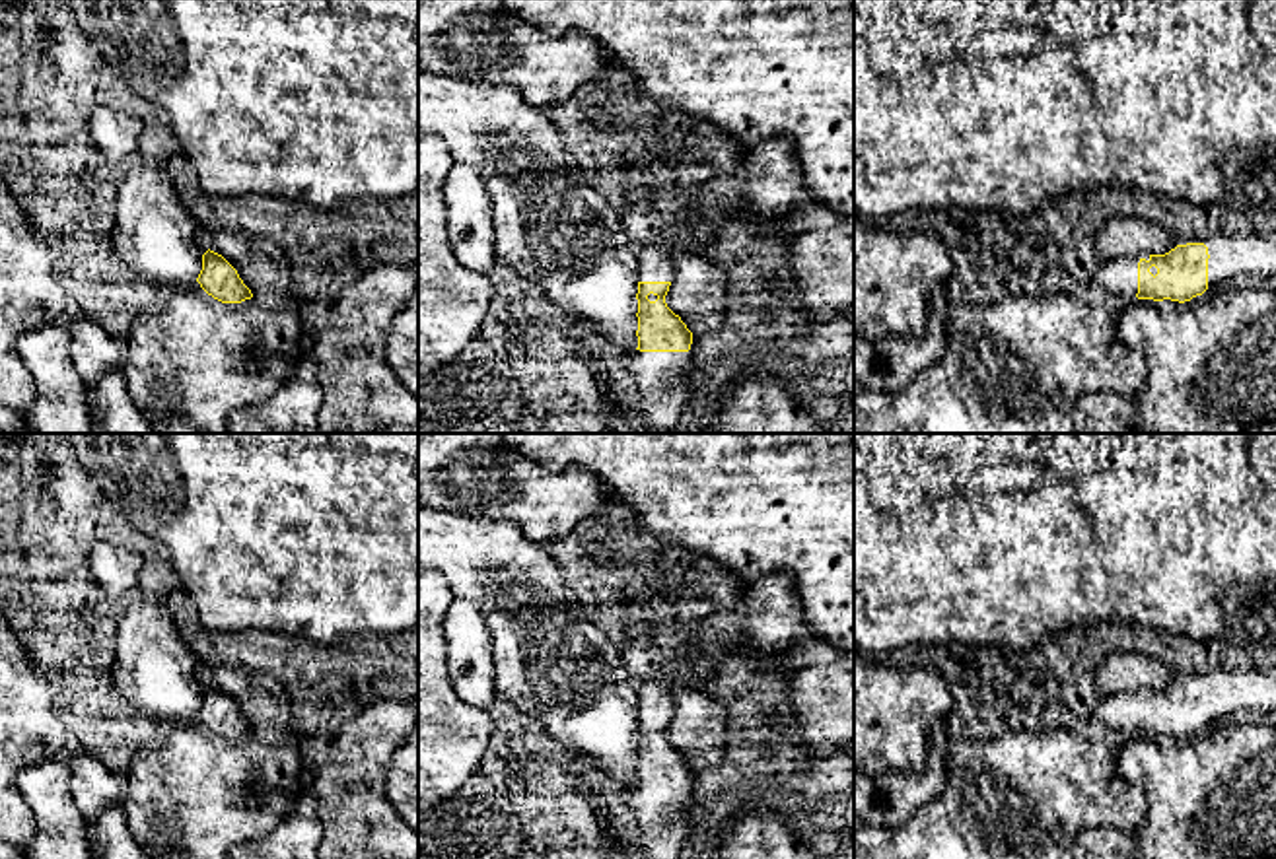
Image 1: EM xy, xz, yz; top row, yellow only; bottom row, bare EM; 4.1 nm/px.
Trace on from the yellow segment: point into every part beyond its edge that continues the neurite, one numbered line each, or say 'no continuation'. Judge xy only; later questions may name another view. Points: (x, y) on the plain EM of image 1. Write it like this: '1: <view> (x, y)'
no continuation

